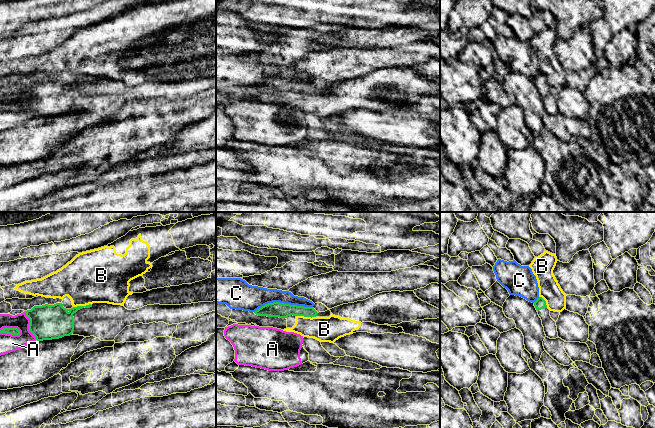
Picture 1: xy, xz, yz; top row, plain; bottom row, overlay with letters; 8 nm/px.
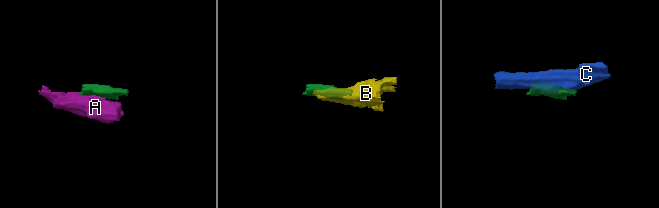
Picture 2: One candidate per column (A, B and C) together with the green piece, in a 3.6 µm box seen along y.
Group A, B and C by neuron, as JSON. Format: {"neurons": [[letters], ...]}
{"neurons": [["A"], ["B"], ["C"]]}

